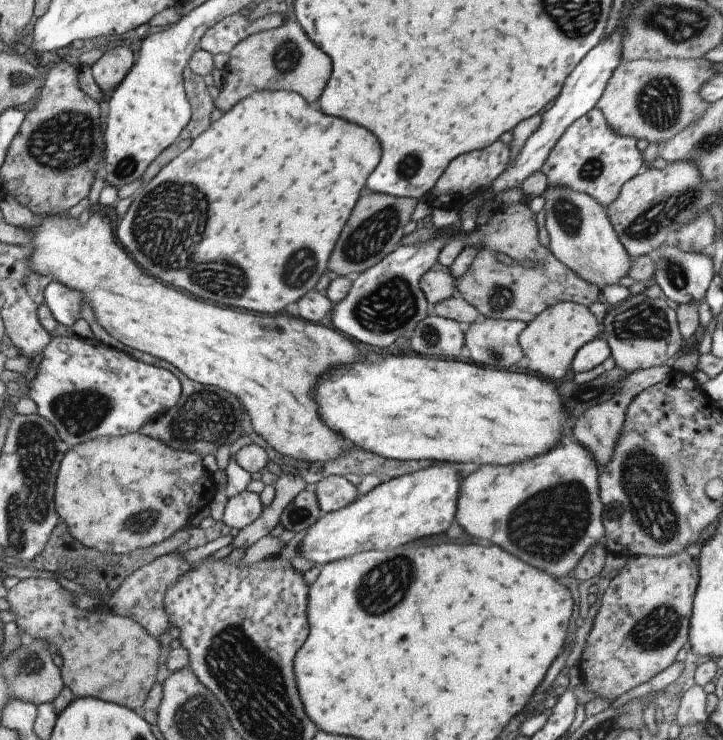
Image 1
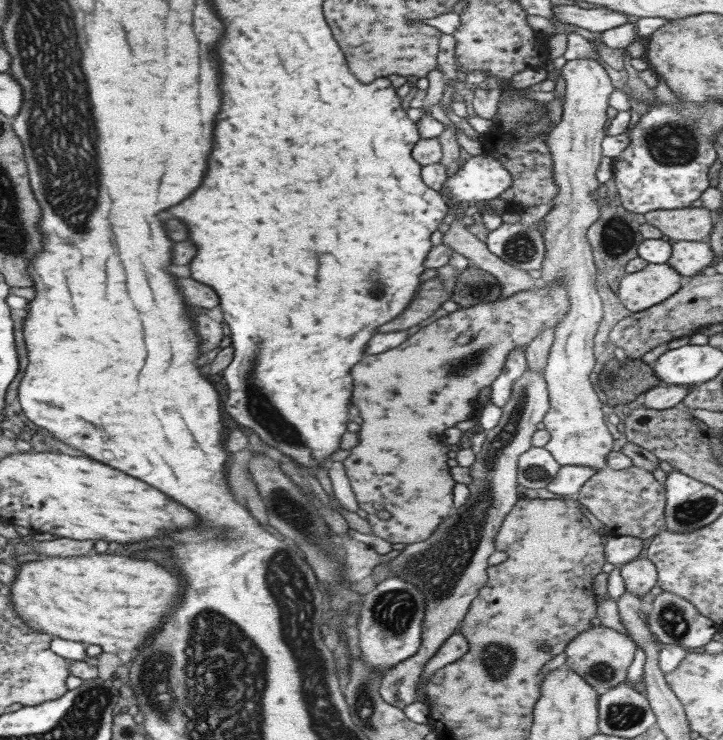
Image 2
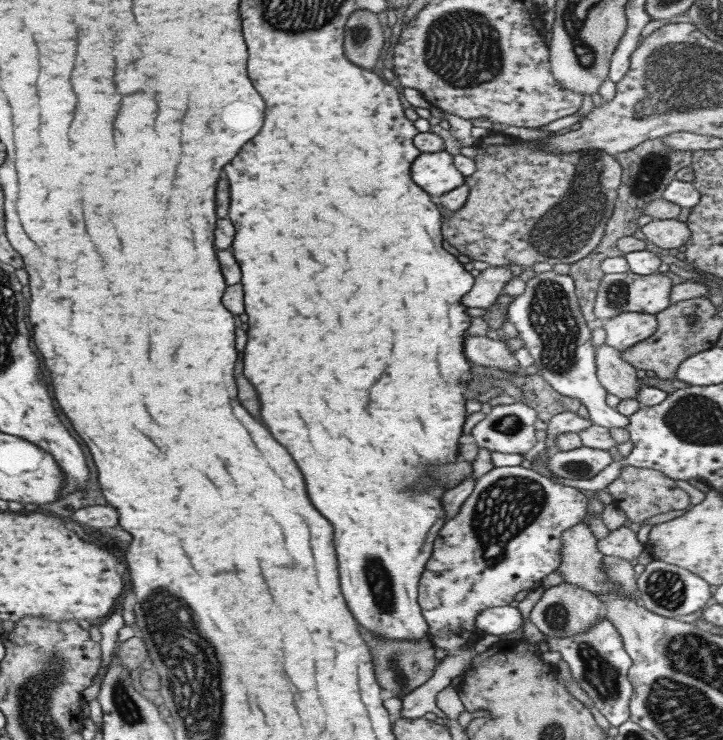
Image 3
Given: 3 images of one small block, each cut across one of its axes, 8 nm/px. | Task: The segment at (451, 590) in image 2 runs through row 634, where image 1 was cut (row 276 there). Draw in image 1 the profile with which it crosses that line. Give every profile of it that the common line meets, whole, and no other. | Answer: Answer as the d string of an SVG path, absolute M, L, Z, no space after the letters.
M438 262L431 266L419 283L430 304L438 304L457 292L456 281L452 278L449 268Z

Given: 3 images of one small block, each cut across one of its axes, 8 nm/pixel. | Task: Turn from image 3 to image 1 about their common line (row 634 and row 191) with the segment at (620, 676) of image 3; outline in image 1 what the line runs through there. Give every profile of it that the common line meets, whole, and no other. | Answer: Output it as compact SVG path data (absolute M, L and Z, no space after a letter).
M595 106L584 116L577 118L565 130L552 147L551 154L548 155L546 162L542 165L541 171L547 178L548 186L564 187L579 193L586 193L606 208L611 202L615 201L624 184L634 178L641 170L644 170L645 158L636 148L636 142L637 140L634 137L617 135L608 126L603 112Z

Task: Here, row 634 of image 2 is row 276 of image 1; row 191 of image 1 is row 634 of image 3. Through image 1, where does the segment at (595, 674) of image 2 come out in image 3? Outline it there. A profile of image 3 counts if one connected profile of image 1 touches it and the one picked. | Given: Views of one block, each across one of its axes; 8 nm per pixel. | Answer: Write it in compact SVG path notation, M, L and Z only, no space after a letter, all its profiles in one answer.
M558 584L545 590L540 600L530 612L530 620L547 637L567 637L584 633L596 619L602 616L604 606L592 592L574 584Z

